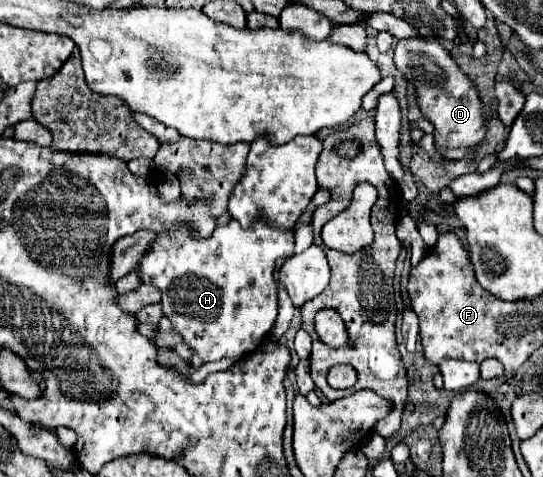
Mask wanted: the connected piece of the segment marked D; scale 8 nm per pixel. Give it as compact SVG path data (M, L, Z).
M408 39L398 41L394 47L396 69L416 85L416 103L424 119L434 125L436 149L458 149L478 145L486 135L486 117L482 99L470 77L456 65L450 53L438 41Z

